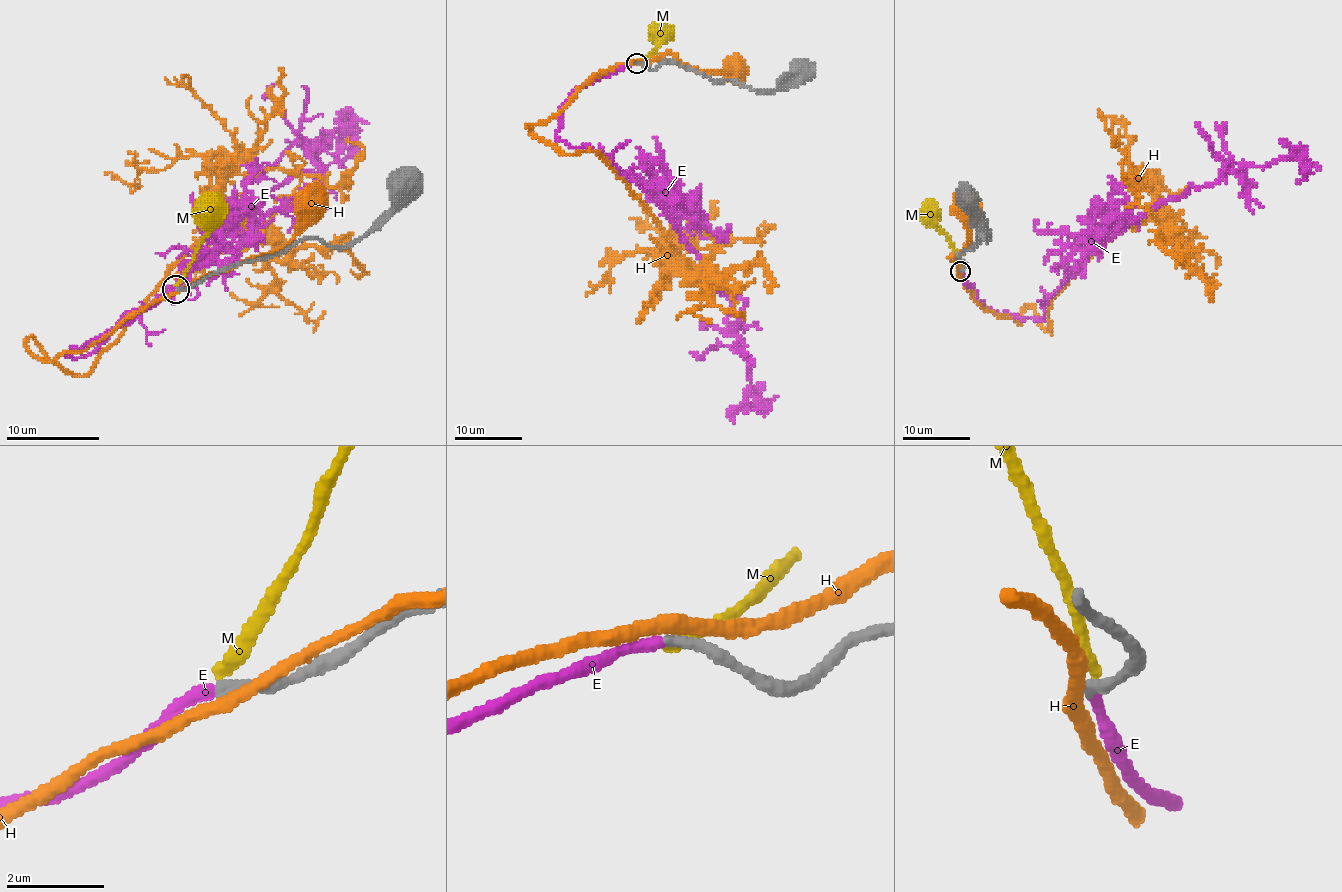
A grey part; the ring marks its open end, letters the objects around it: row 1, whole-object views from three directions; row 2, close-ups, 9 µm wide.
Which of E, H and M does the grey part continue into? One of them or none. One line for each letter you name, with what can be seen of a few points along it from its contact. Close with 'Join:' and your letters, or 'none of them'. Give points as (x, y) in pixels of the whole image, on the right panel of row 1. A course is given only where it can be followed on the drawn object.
E: course (959, 269), (986, 306), (1043, 318), (1043, 303), (1107, 239), (1158, 204), (1284, 157), (1304, 165), (1295, 180)
Join: E

